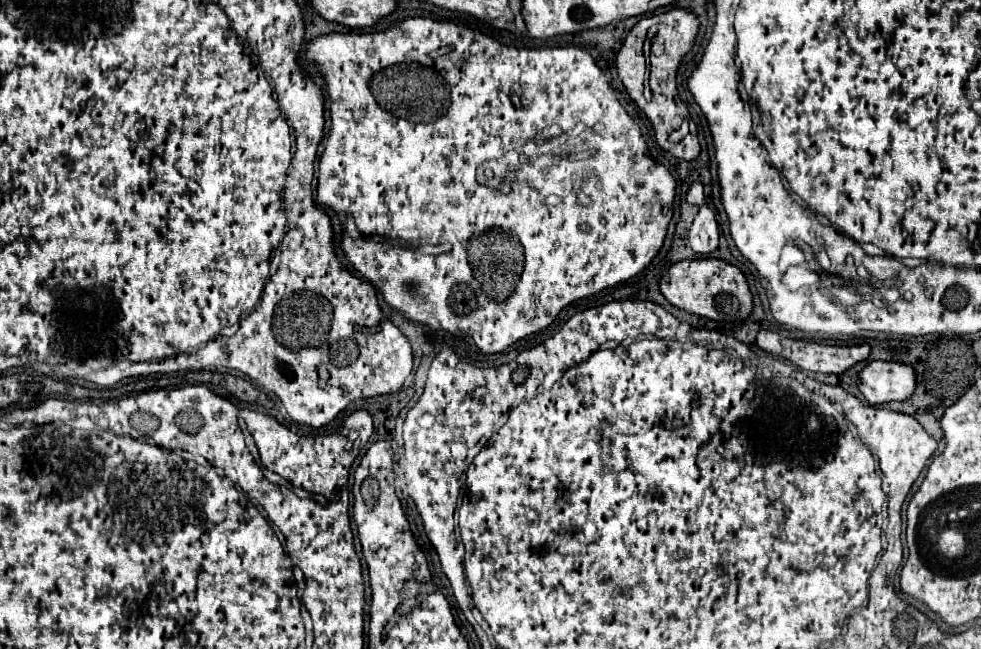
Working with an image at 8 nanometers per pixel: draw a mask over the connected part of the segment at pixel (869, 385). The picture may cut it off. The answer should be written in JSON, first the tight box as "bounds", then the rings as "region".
{"bounds":[859,362,917,404],"region":[[[869,362],[859,374],[859,390],[869,404],[907,400],[917,388],[917,374],[911,364],[903,362]]]}

